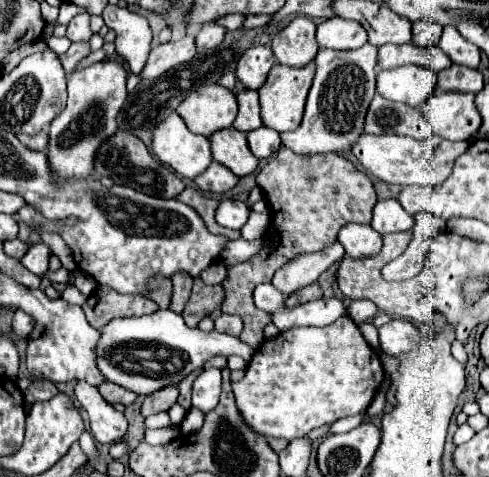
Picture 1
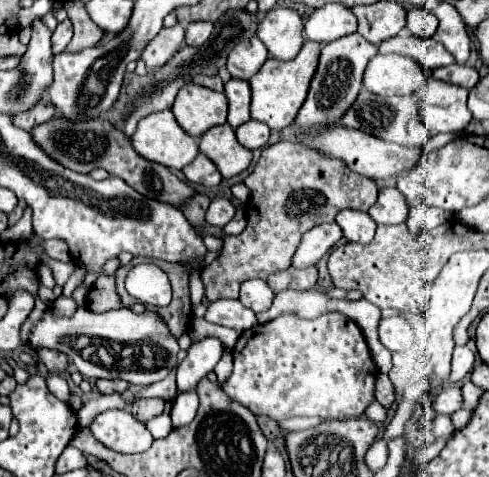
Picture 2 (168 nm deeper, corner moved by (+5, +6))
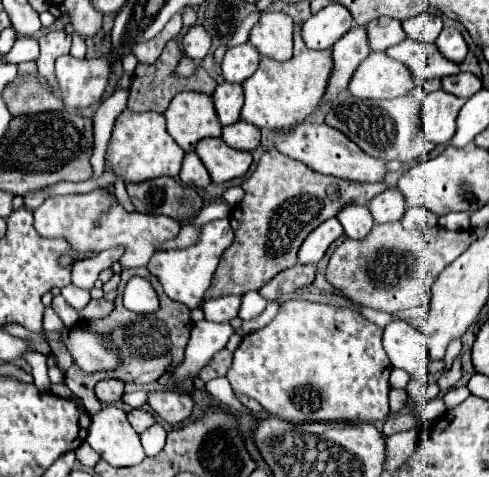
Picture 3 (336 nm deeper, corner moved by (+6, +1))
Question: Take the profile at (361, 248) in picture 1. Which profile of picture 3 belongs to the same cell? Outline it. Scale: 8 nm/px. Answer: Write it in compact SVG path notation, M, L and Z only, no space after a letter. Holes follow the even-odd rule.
M349 205L337 215L349 239L365 239L373 227L373 217L365 205Z

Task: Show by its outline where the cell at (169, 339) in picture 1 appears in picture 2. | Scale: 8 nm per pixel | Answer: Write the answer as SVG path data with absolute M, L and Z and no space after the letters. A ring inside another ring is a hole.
M36 300L34 310L20 328L20 344L32 350L52 348L64 352L86 378L120 378L140 386L166 378L172 366L176 366L176 354L180 350L178 340L174 340L156 314L134 314L128 308L96 314L78 306L74 316L60 318L42 300Z

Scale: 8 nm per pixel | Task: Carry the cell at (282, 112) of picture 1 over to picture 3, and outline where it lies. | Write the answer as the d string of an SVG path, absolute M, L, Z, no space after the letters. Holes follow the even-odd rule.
M295 25L293 57L285 63L263 57L255 75L243 81L245 105L241 109L241 119L251 125L257 125L259 129L289 131L319 107L331 69L333 69L331 49L323 49L323 51L307 49L307 45L301 39L301 25Z

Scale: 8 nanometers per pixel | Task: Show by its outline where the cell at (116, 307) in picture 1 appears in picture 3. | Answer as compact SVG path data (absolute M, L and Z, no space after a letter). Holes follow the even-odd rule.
M91 299L87 307L79 313L79 321L93 321L93 319L103 319L113 311L113 303L107 299Z

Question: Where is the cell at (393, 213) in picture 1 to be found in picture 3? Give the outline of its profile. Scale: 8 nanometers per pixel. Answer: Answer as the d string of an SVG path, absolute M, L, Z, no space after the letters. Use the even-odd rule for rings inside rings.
M387 189L369 201L369 211L377 223L395 223L405 213L403 195L397 189Z

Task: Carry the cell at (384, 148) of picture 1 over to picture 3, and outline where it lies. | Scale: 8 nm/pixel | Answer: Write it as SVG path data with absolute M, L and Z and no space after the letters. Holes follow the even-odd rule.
M301 123L287 133L277 133L275 147L281 153L289 155L291 159L297 159L297 161L305 163L313 171L323 173L323 175L333 175L333 177L347 179L347 181L365 181L365 183L379 183L387 175L387 167L385 167L387 161L365 155L365 151L361 151L357 147L357 143L353 143L341 131L337 131L337 129L333 129L325 123L323 125Z

